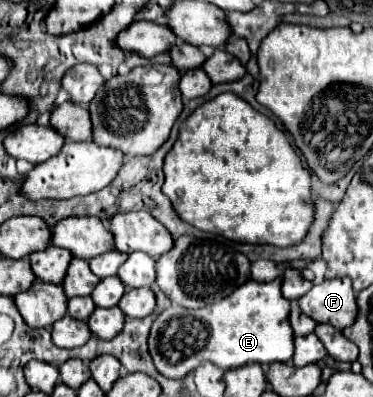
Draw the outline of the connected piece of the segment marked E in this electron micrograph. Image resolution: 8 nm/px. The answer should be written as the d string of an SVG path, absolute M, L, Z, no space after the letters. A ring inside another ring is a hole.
M248 279L238 291L226 299L202 309L184 309L172 305L164 309L150 327L148 351L154 367L168 379L184 379L202 361L210 361L222 369L236 369L248 363L290 361L294 353L294 333L286 315L290 301L280 293L280 279L258 283Z

